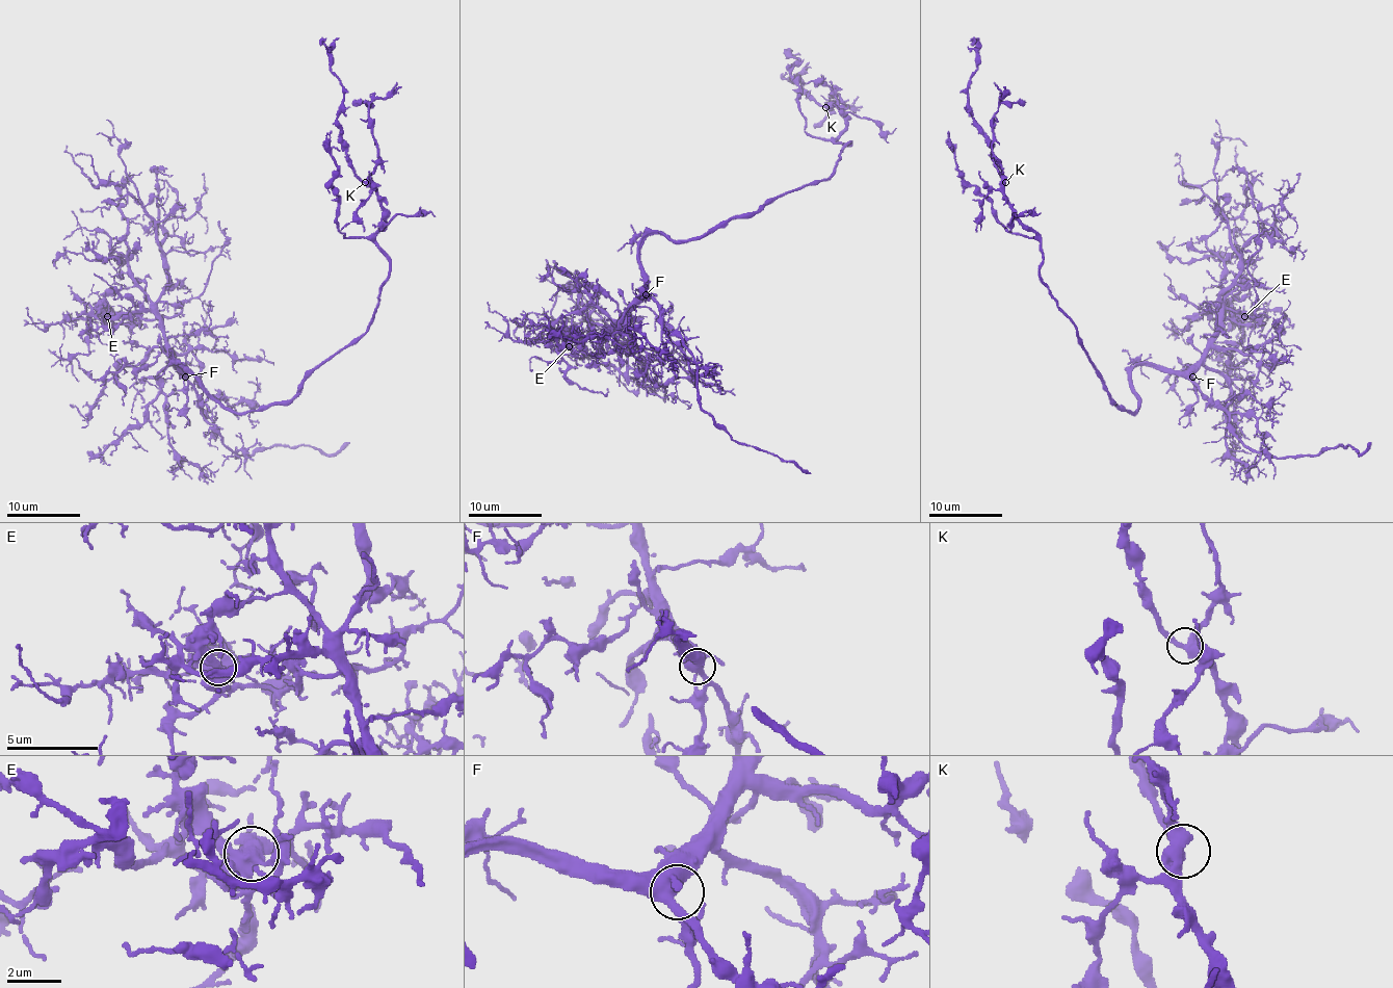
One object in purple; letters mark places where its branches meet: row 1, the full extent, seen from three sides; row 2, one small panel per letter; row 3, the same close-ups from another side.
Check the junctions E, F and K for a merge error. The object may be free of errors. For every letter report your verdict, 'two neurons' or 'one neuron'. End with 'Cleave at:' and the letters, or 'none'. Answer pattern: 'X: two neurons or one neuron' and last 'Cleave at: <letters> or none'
E: one neuron
F: one neuron
K: one neuron
Cleave at: none

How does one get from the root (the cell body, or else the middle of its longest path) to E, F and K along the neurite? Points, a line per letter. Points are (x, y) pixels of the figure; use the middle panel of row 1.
E: (723, 227), (688, 239), (650, 234), (640, 249), (644, 289), (624, 318), (602, 333), (595, 354), (569, 346)
F: (723, 227), (712, 227), (701, 236), (688, 239), (650, 234), (640, 249), (646, 294)
K: (723, 227), (833, 174), (849, 142), (837, 142), (846, 119), (837, 107), (825, 107)

